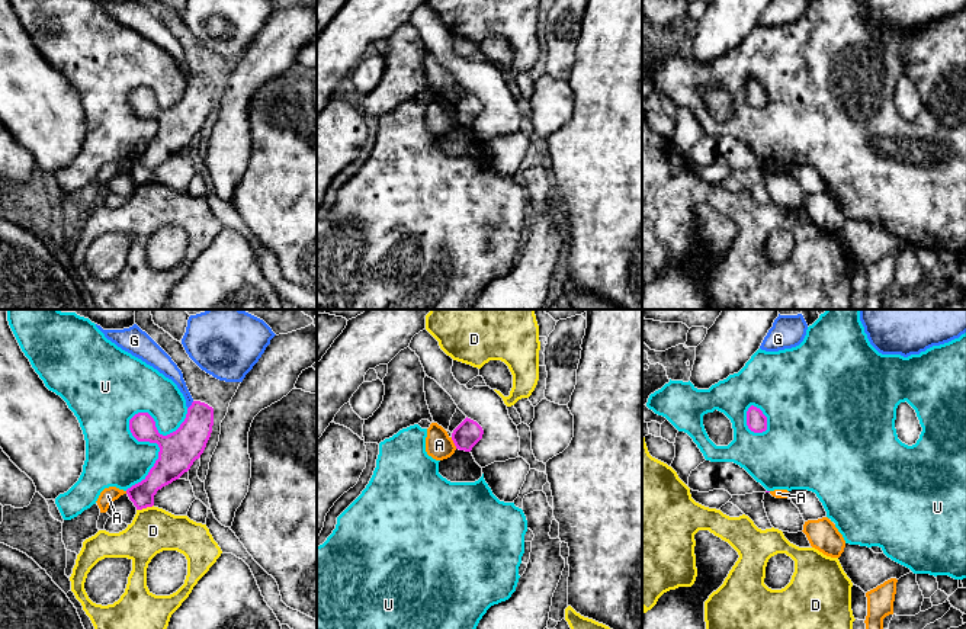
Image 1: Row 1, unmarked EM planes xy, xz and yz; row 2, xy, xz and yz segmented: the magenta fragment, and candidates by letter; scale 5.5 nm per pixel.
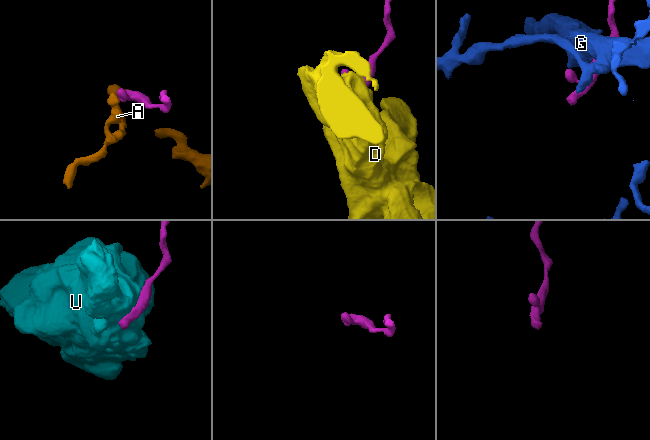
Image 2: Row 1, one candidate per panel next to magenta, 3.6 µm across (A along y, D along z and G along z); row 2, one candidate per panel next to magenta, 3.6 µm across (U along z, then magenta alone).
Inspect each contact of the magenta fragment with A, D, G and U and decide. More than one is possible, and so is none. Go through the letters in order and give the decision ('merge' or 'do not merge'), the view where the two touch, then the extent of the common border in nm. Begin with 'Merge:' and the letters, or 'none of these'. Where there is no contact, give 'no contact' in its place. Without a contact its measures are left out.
Merge: none of these
A: do not merge | xz | 70 nm
D: do not merge | xy | 100 nm
G: do not merge | xy | 60 nm
U: do not merge | xy | 550 nm

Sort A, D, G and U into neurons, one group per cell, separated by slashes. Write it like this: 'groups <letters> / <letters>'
groups A / D / G / U

